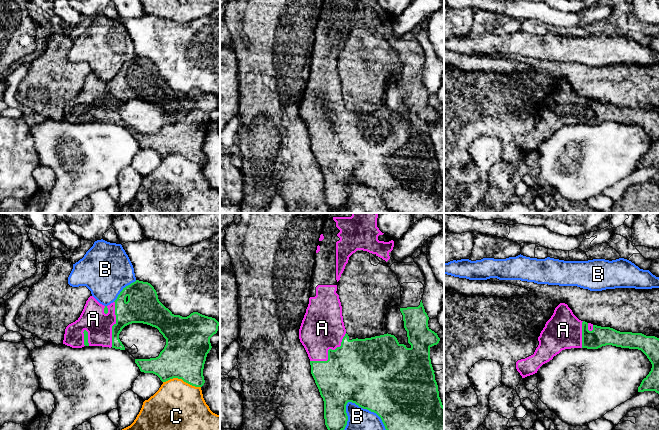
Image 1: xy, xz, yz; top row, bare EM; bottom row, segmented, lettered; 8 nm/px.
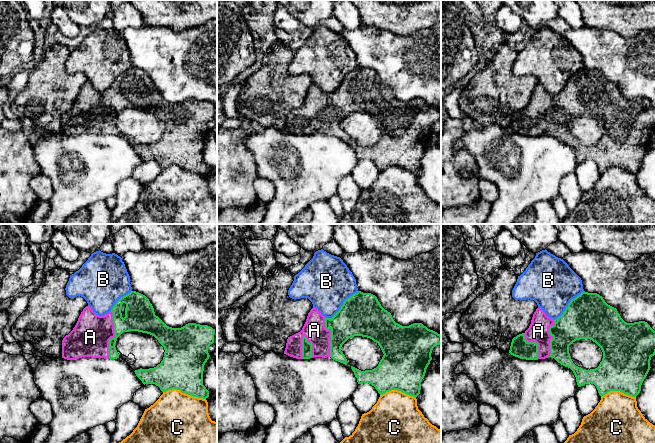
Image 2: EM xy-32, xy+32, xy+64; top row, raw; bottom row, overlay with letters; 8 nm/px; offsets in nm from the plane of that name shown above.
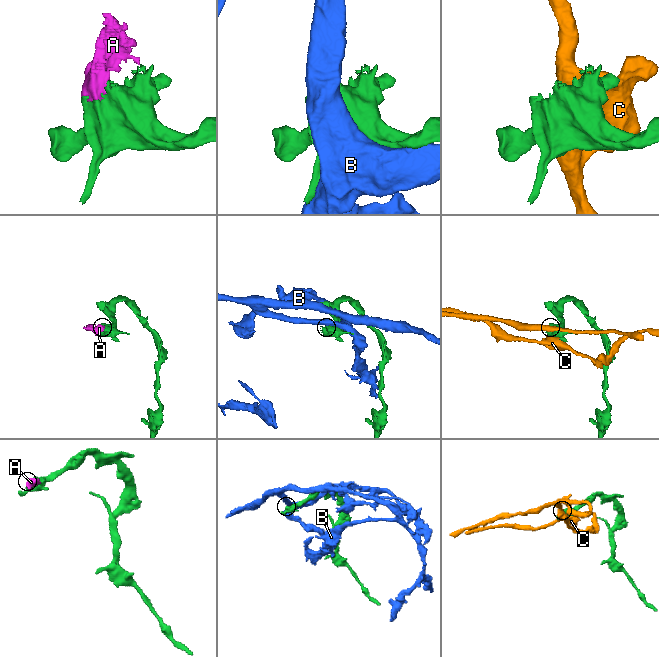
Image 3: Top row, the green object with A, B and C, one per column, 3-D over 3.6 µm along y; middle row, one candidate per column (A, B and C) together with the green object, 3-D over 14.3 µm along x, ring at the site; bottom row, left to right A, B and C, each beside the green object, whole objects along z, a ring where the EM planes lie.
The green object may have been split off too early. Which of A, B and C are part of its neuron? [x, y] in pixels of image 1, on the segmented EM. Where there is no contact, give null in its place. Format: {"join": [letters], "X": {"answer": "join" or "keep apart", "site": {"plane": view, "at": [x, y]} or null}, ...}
{"join": ["A"], "A": {"answer": "join", "site": {"plane": "xz", "at": [328, 351]}}, "B": {"answer": "keep apart", "site": {"plane": "xz", "at": [369, 410]}}, "C": {"answer": "keep apart", "site": {"plane": "xy", "at": [182, 379]}}}

